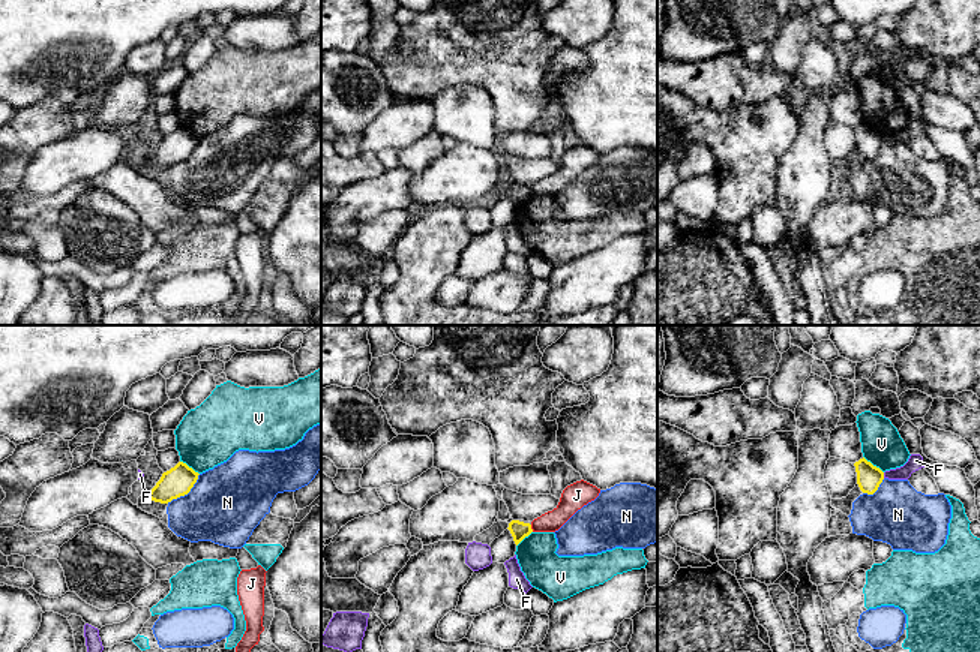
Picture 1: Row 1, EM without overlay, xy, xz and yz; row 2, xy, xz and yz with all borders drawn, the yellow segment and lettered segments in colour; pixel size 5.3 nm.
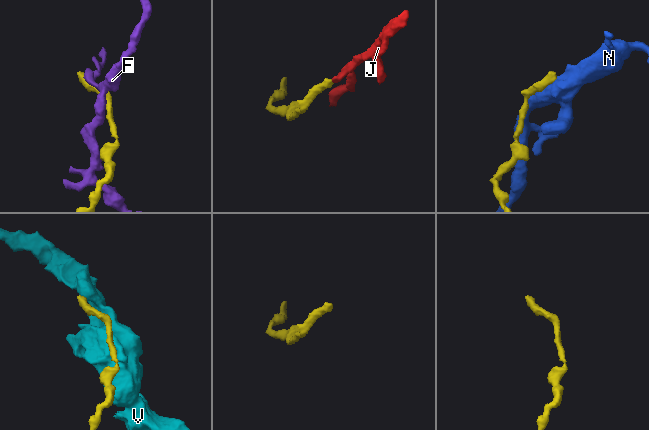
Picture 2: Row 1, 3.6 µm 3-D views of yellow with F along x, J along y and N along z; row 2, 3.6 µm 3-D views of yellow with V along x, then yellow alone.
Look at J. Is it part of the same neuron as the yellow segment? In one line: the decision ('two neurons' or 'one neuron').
two neurons

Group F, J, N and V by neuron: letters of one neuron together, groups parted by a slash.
F / J / N / V

